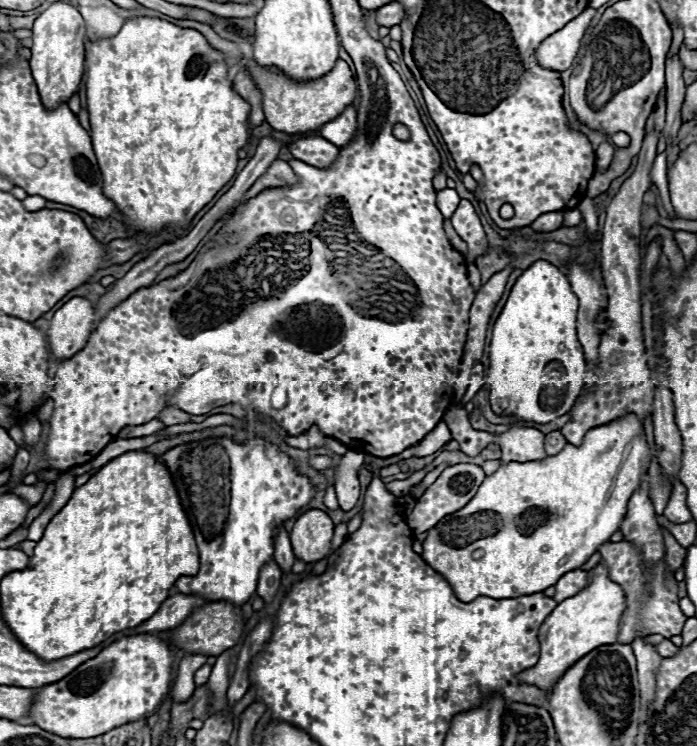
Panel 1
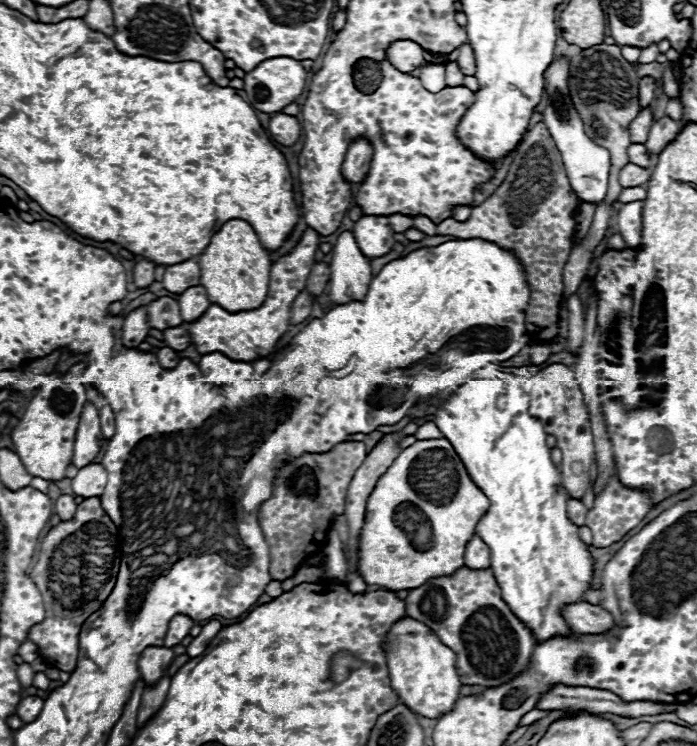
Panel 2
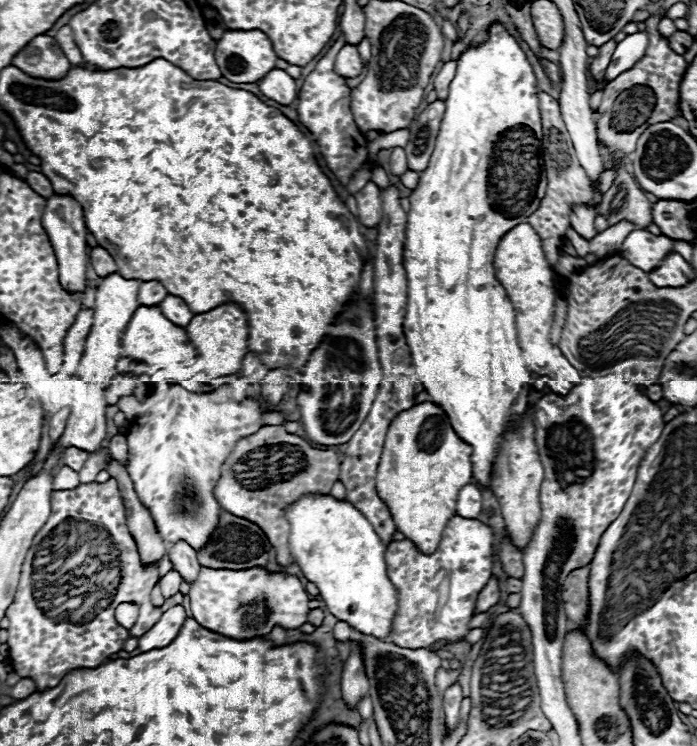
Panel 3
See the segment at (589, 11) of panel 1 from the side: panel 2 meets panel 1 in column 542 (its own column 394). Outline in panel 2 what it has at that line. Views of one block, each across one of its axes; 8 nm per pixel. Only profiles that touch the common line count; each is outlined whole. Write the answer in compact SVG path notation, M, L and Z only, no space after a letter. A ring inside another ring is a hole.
M396 40L394 44L390 44L390 48L386 50L386 58L400 72L412 72L424 66L424 50L412 40Z

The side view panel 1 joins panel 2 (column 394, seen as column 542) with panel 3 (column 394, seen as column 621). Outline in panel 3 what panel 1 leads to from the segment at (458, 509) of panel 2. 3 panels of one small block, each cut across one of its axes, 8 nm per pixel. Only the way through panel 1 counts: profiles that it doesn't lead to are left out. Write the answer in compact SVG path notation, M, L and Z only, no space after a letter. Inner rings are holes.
M434 402L400 412L388 428L376 470L376 492L388 506L396 530L414 540L422 554L430 554L440 546L442 532L456 514L458 492L472 482L470 456L472 448L456 436L446 412Z

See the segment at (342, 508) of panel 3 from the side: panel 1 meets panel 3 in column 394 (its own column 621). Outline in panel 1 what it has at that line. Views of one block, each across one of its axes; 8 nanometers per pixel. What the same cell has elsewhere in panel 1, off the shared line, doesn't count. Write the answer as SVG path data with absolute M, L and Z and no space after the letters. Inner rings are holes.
M598 564L596 568L592 568L590 576L592 576L590 586L584 588L582 592L578 592L576 596L560 602L548 614L544 624L540 626L540 634L538 634L540 644L542 644L540 660L532 668L526 668L526 670L522 670L518 674L520 684L538 686L546 694L552 694L556 682L564 676L564 672L572 664L576 664L582 656L586 656L594 648L616 642L618 622L620 622L620 616L622 616L622 612L626 608L624 592L616 582L612 582L606 576L604 564Z

